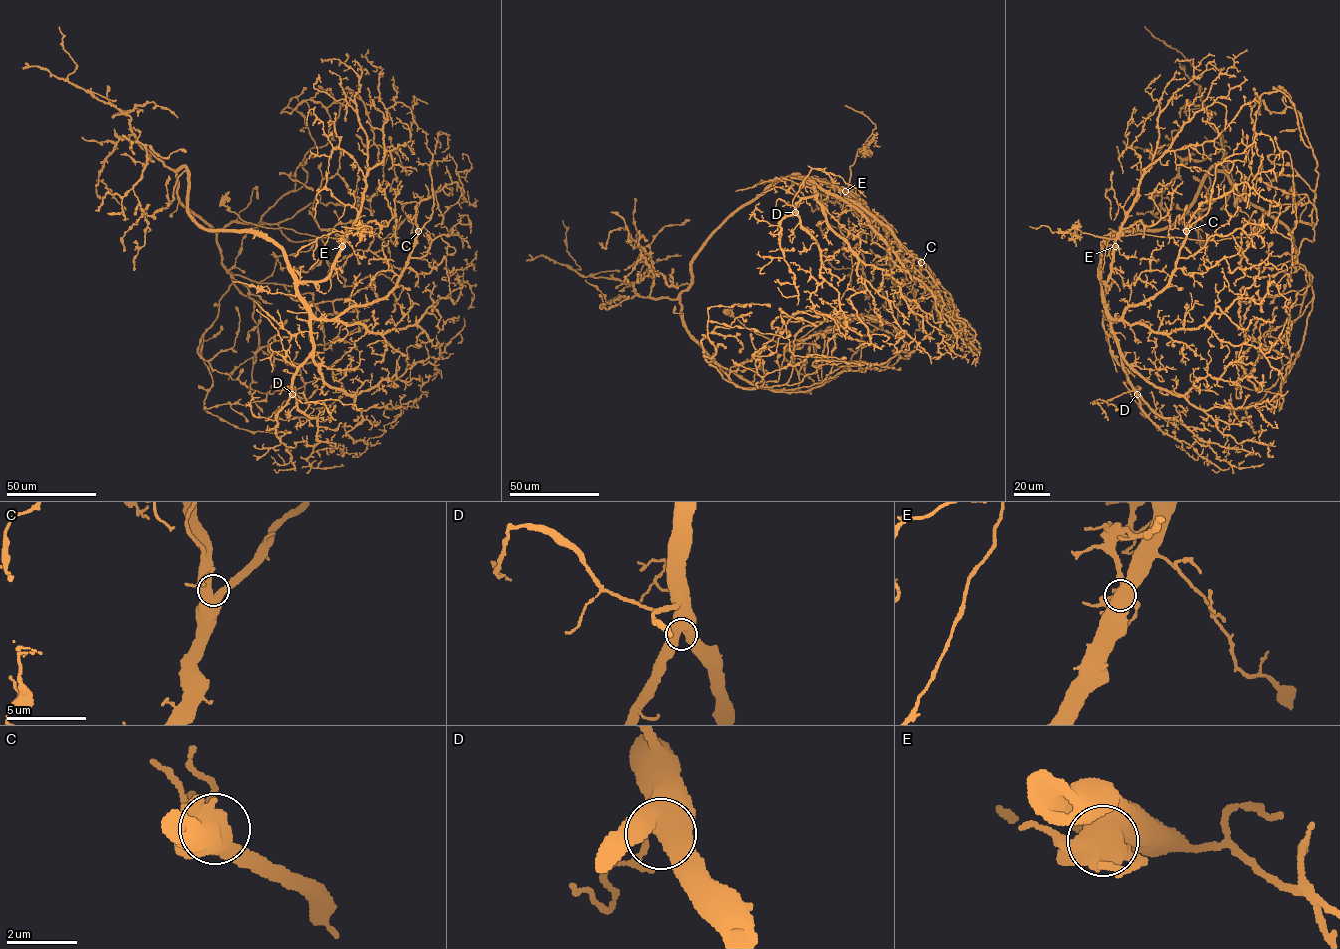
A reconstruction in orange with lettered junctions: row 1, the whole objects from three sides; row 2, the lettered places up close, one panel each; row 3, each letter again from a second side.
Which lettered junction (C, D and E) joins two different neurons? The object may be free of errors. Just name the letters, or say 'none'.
E

